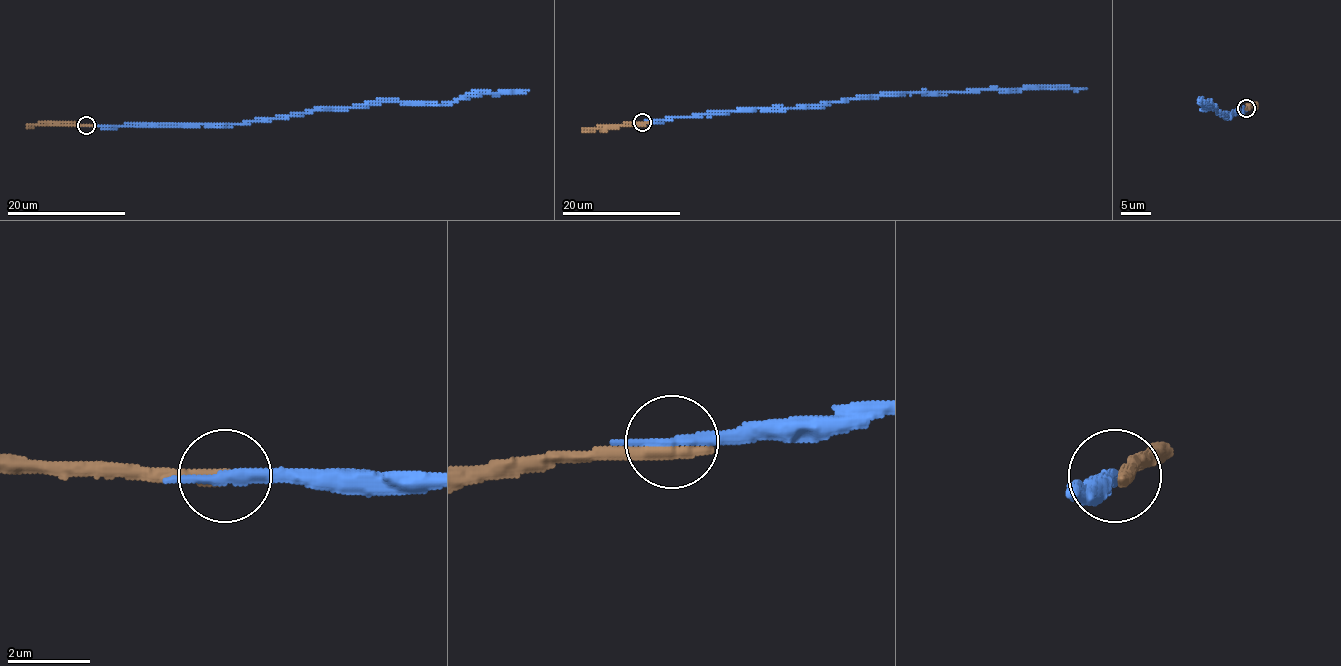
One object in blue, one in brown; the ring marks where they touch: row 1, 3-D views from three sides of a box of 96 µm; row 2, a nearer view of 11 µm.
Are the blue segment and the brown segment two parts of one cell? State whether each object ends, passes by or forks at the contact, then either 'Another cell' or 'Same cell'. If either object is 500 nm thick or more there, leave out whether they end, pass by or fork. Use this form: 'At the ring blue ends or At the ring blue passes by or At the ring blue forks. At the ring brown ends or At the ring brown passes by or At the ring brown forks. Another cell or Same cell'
At the ring blue passes by. At the ring brown ends. Same cell

